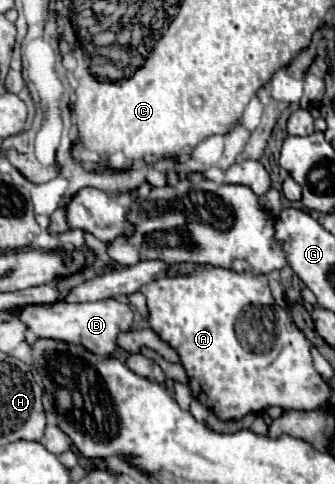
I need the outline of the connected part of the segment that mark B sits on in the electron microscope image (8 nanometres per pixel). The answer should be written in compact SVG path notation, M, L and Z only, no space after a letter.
M100 300L100 302L84 302L84 304L70 304L70 302L56 302L56 308L40 308L40 306L16 306L18 320L24 320L26 328L36 334L38 338L56 338L68 344L84 344L96 356L112 356L116 348L118 332L130 330L132 324L132 310L128 304L118 300Z

